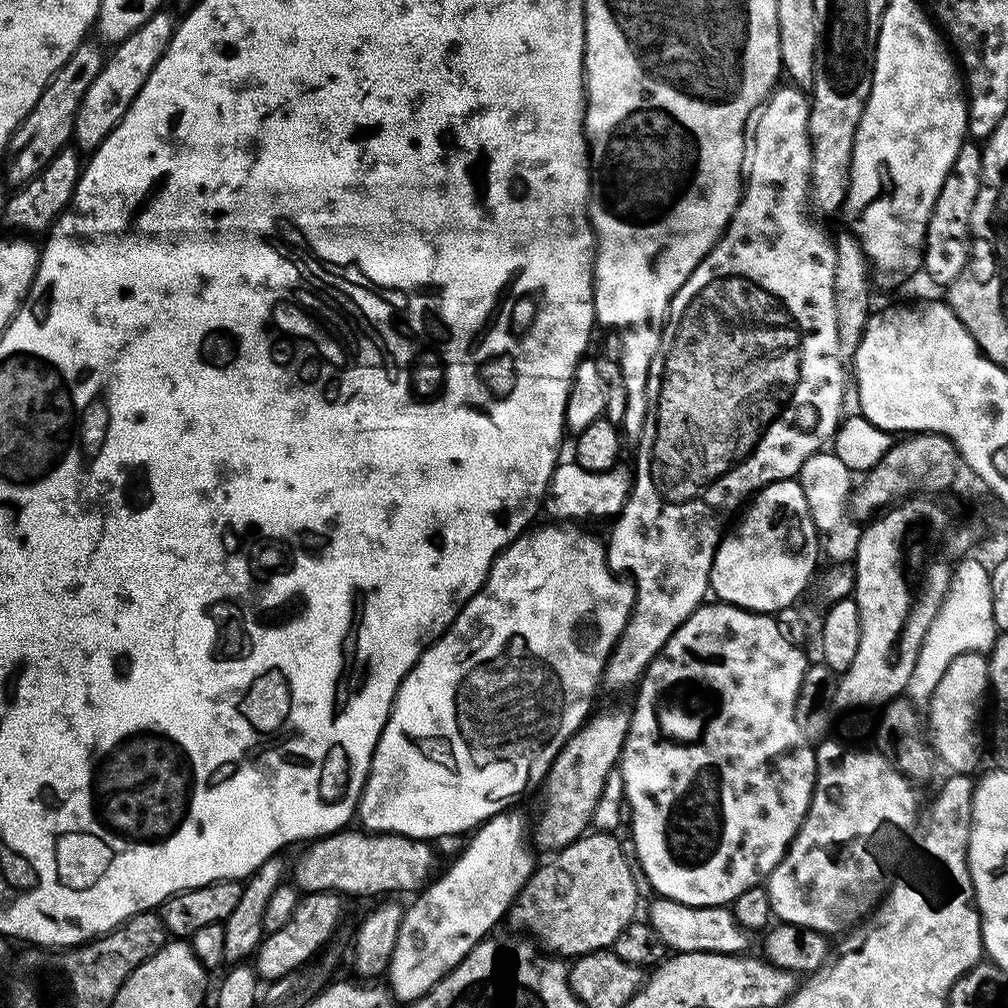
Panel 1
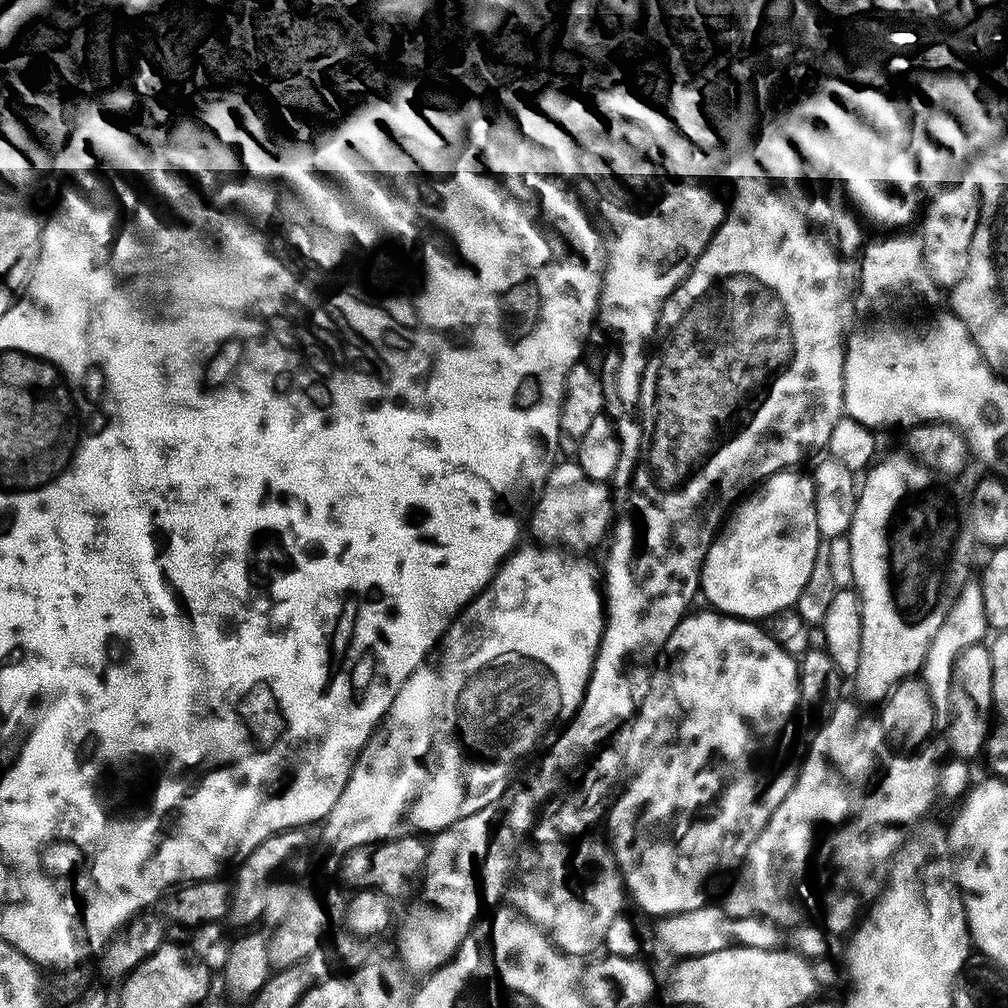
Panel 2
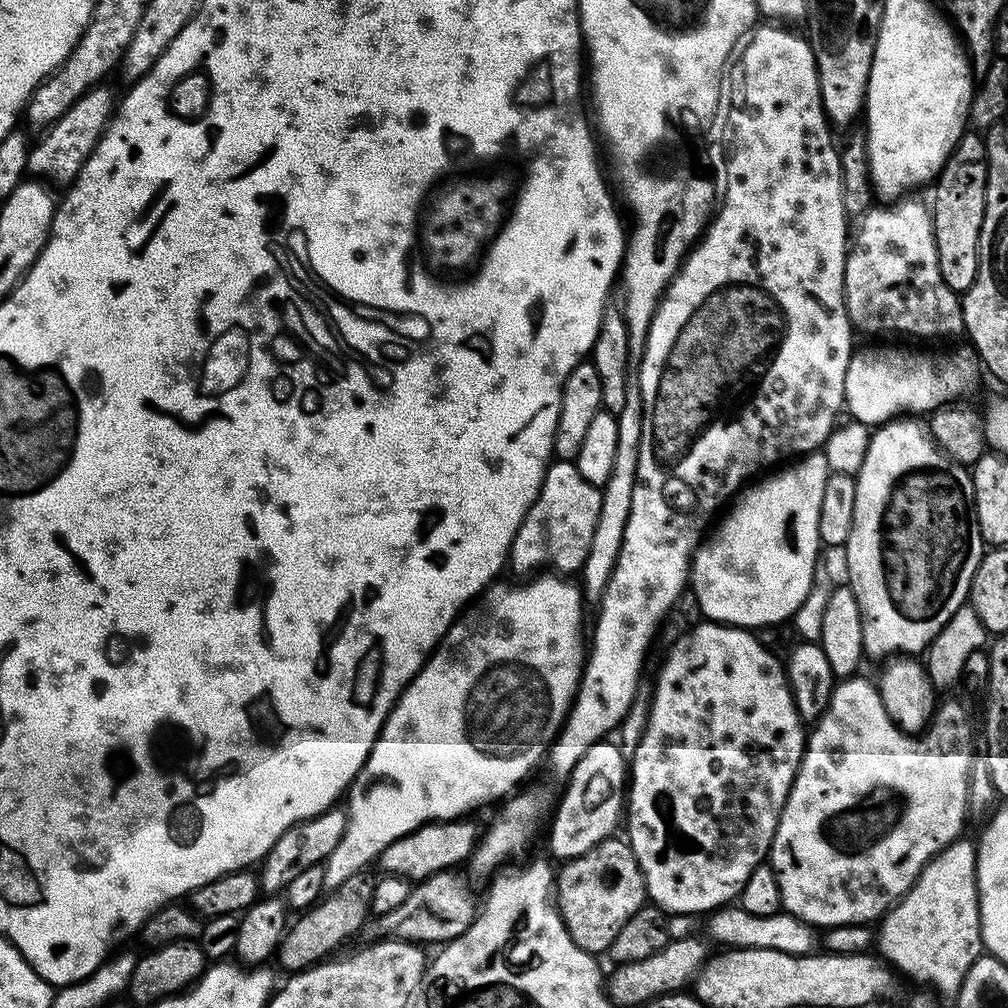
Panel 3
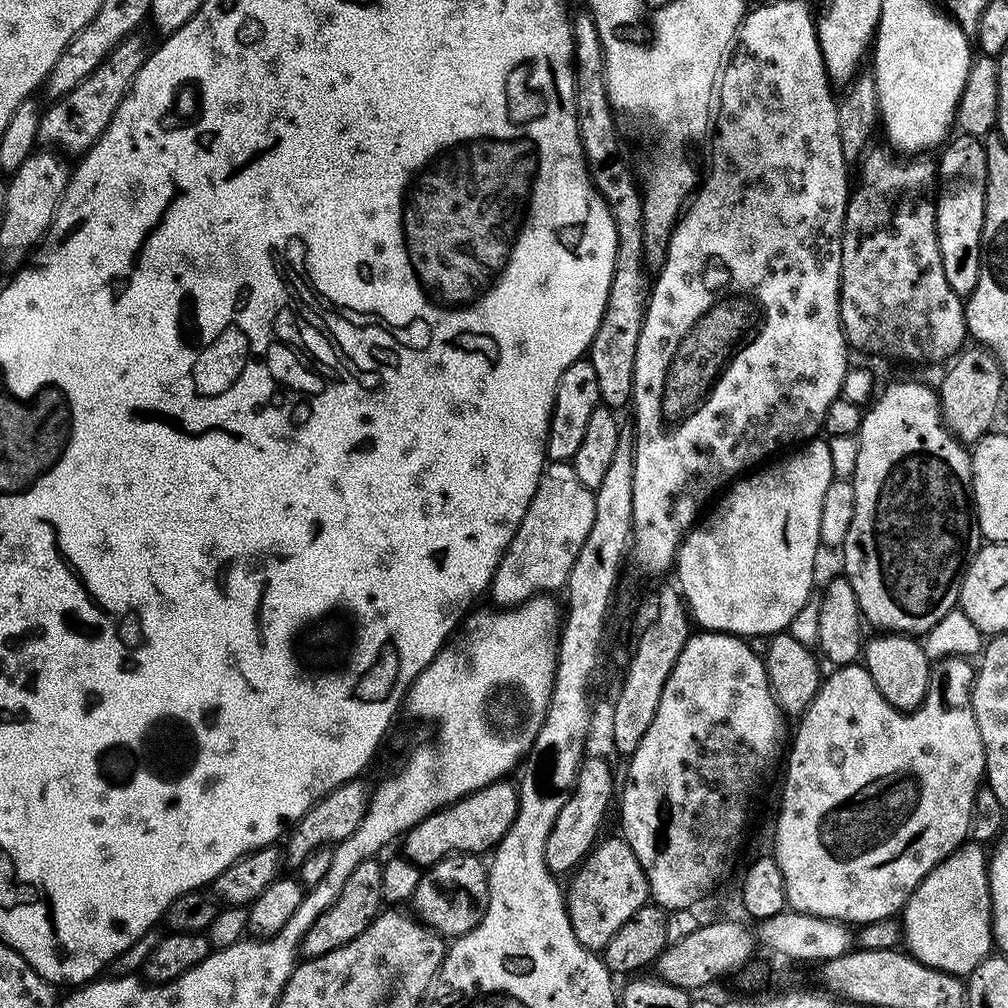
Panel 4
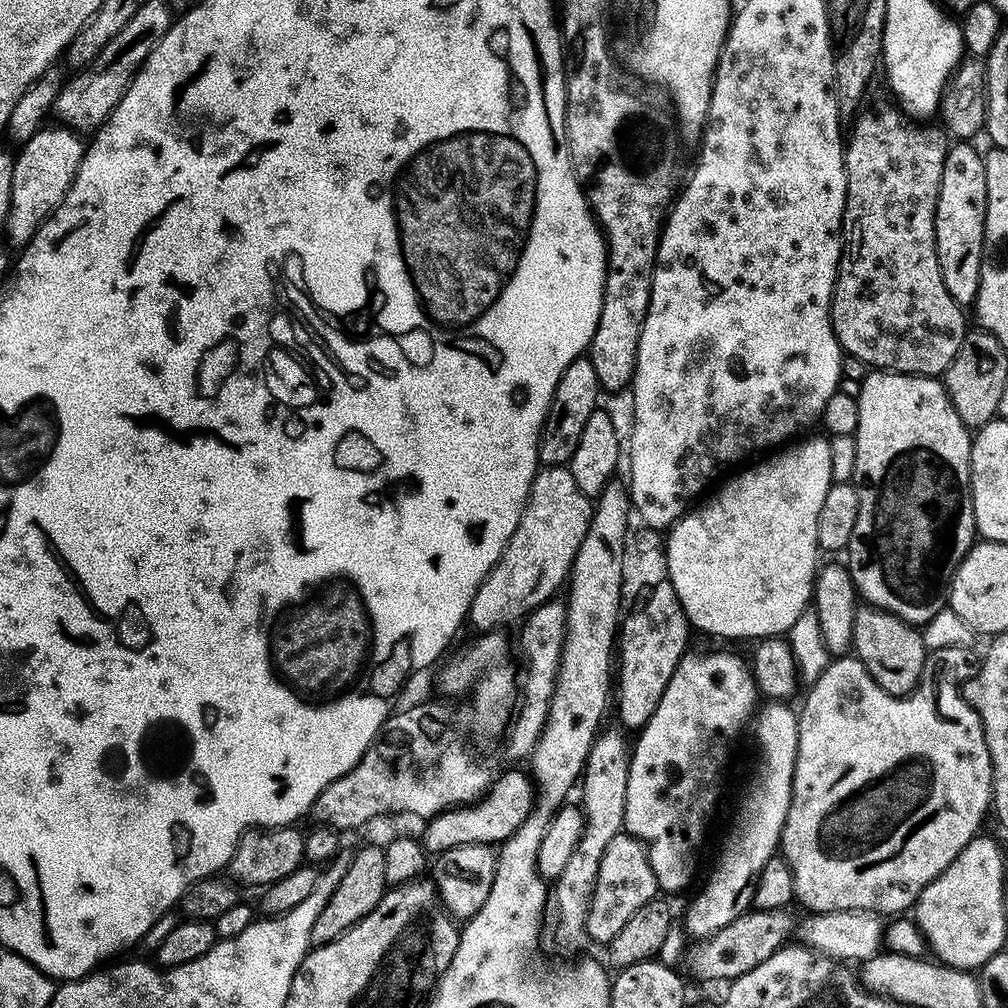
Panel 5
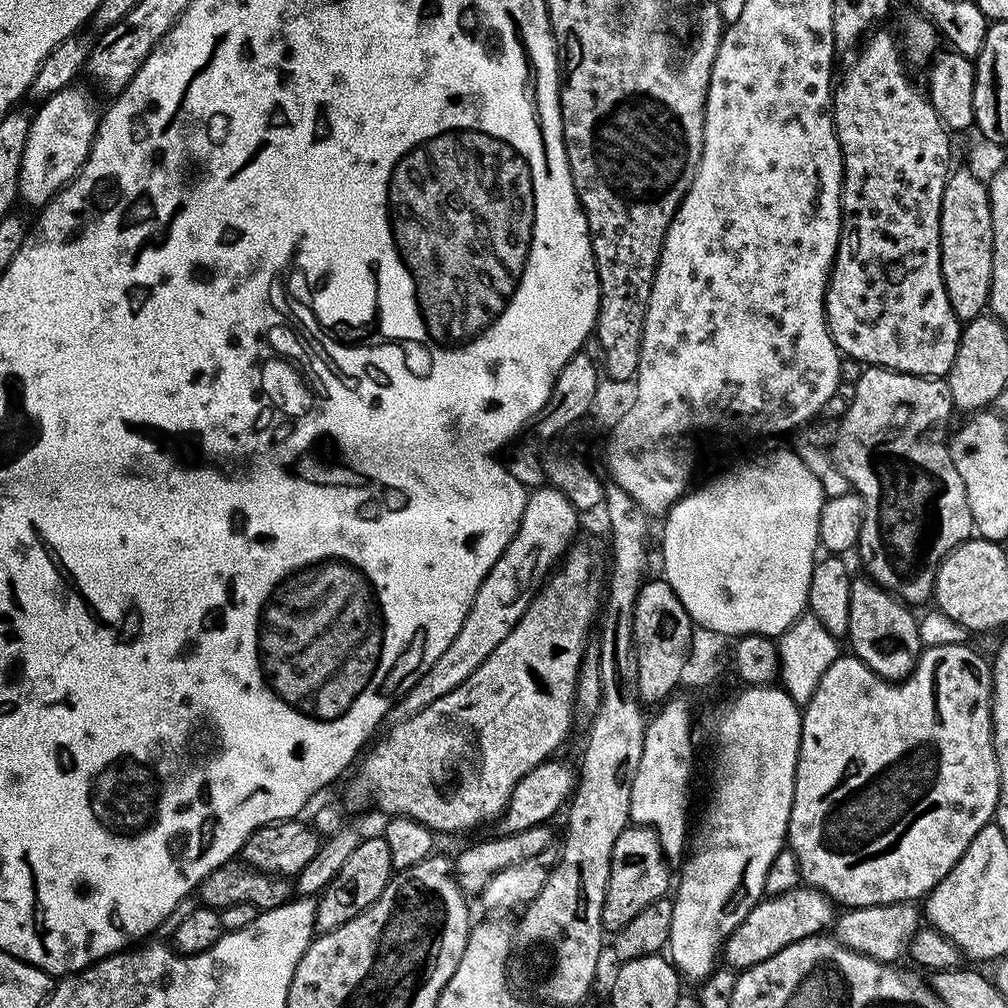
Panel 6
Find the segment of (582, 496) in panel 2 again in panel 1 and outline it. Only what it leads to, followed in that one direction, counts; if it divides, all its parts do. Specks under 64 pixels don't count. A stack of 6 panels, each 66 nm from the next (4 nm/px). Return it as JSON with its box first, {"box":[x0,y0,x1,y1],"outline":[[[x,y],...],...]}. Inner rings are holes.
{"box":[542,462,634,522],"outline":[[[575,462],[557,463],[554,474],[548,483],[548,491],[544,498],[542,505],[543,511],[549,512],[551,519],[556,522],[572,521],[584,522],[580,520],[608,520],[619,516],[620,511],[623,510],[625,502],[628,501],[628,494],[632,491],[632,482],[634,479],[633,473],[628,472],[623,466],[617,466],[606,470],[605,472],[591,472],[582,467],[581,464]]]}

